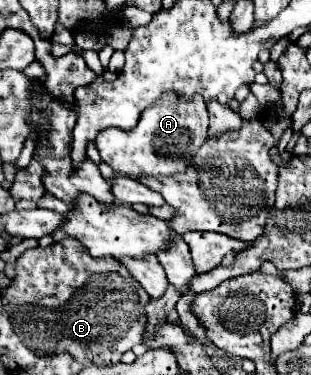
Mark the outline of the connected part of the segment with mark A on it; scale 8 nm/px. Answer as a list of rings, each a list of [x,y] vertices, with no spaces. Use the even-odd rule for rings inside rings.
[[[167,93],[153,107],[147,107],[141,113],[135,129],[103,129],[93,143],[103,163],[131,179],[141,175],[179,175],[187,171],[193,161],[193,153],[197,153],[207,141],[207,123],[207,107],[199,95],[195,95],[191,101],[181,101],[175,93]]]

